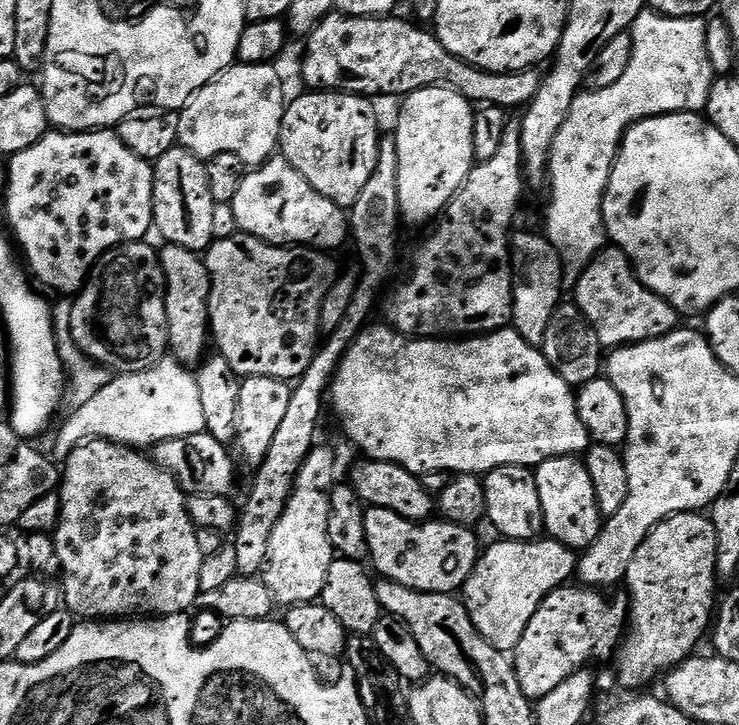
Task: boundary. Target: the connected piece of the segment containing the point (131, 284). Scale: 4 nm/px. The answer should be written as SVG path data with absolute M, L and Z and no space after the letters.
M148 242L111 248L75 297L70 326L80 351L113 373L141 372L158 363L170 348L159 251Z

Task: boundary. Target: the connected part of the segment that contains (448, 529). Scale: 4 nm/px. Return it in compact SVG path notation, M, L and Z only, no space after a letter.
M369 507L364 517L371 567L377 573L380 571L383 579L398 582L410 590L434 594L459 593L480 560L482 543L472 533L475 531L463 524L407 520L389 508Z

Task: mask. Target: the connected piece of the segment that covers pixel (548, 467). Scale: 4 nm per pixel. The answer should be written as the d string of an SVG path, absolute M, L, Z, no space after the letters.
M559 456L537 464L534 471L547 535L573 550L590 547L598 538L602 517L587 463L574 456Z

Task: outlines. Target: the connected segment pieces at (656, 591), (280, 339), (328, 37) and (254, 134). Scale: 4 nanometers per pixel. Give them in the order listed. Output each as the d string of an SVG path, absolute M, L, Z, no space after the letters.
M683 512L672 516L638 546L626 577L630 627L618 652L621 689L640 690L651 680L659 681L699 649L700 639L705 639L714 620L716 583L716 531L707 515Z
M243 234L212 241L203 257L208 277L212 279L208 299L210 336L214 348L216 344L215 351L226 358L226 362L230 362L234 374L241 378L257 376L289 382L301 379L305 370L311 366L321 343L322 302L338 275L338 269L332 265L328 256L331 255L315 248L267 244L265 240Z
M337 10L307 37L304 80L312 90L339 90L376 96L403 98L420 88L444 86L460 92L480 106L523 109L538 94L541 73L536 68L517 72L483 72L465 60L451 56L427 27L407 24L387 16L345 16Z
M233 63L232 67L221 72L212 83L202 90L179 109L178 122L179 147L193 152L199 160L207 162L214 154L238 154L245 166L259 166L275 157L280 147L280 131L282 118L286 107L284 100L284 84L275 72L271 63L241 64Z

